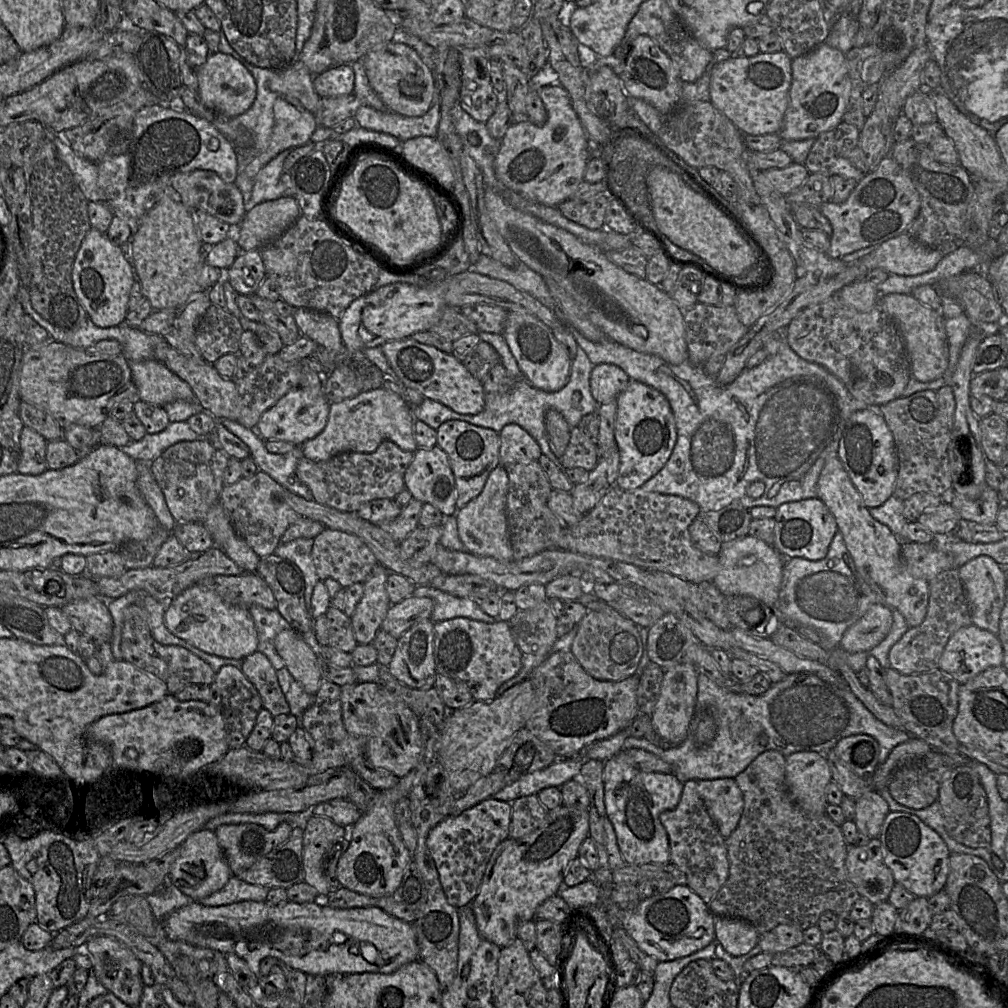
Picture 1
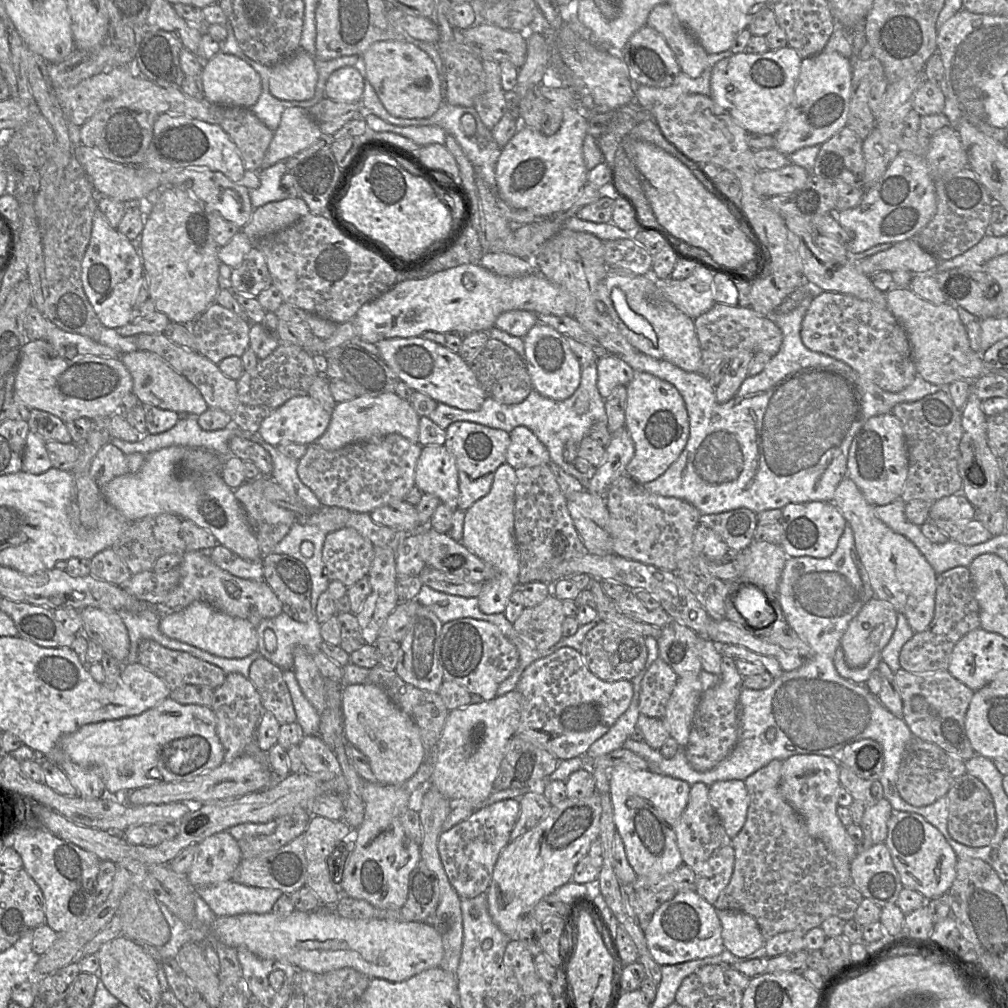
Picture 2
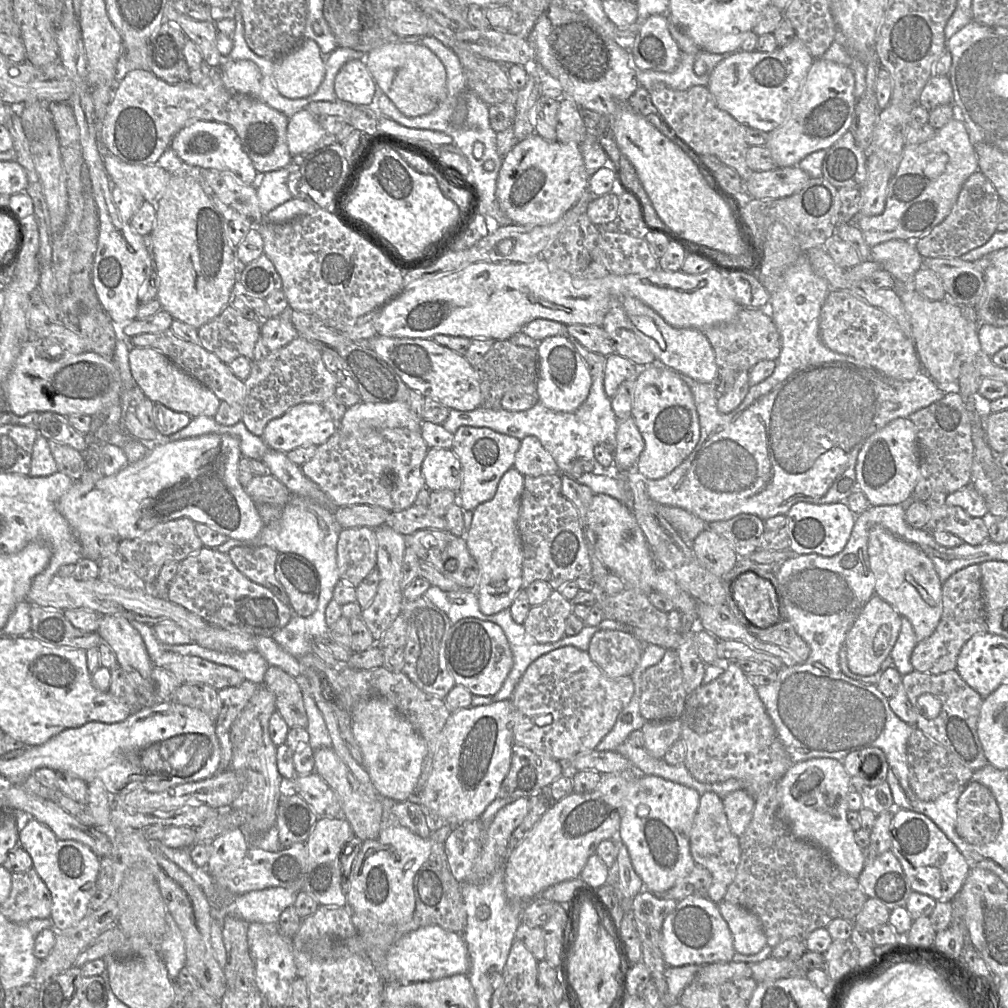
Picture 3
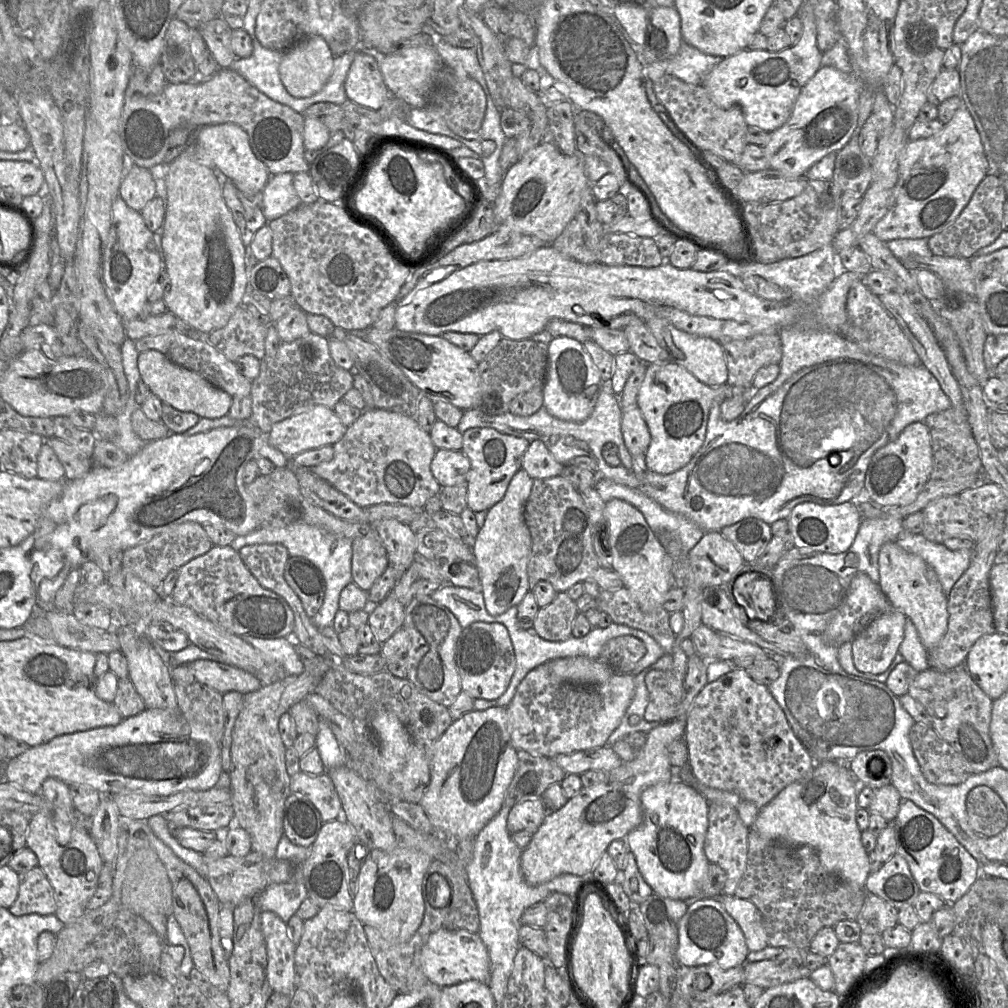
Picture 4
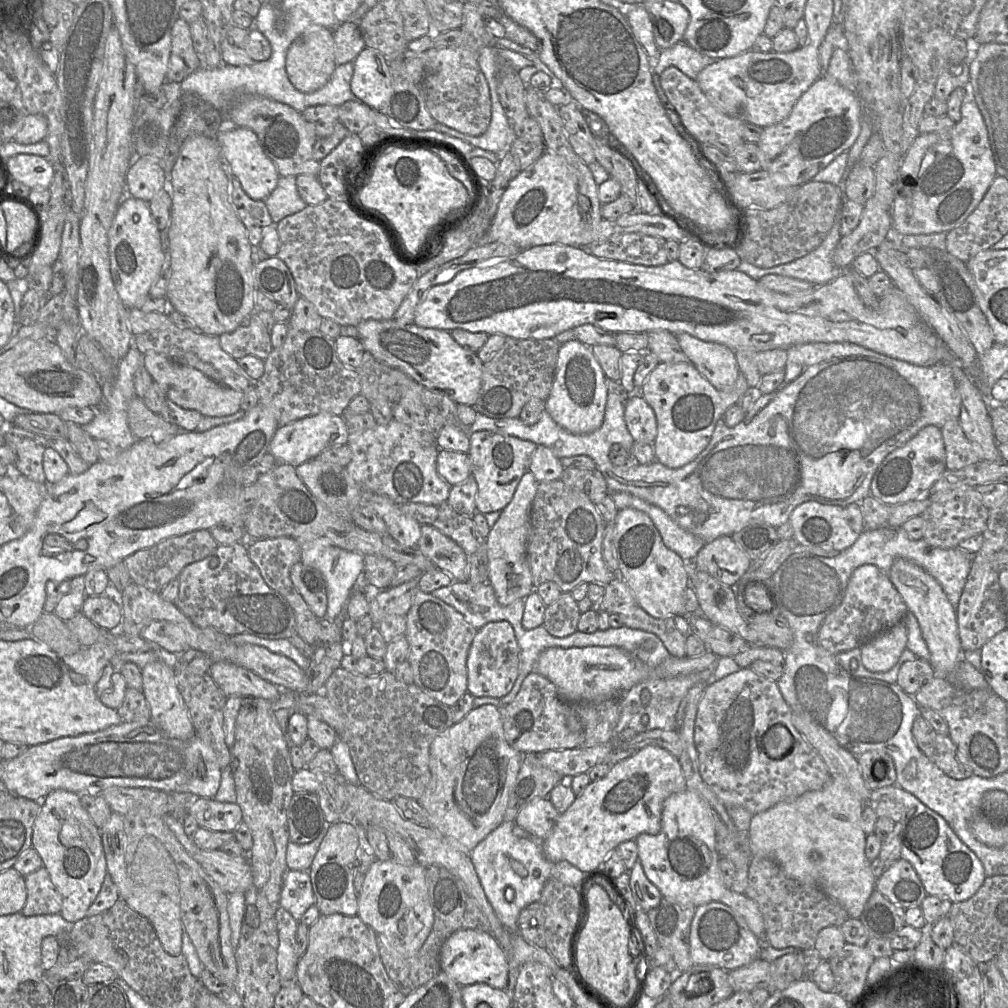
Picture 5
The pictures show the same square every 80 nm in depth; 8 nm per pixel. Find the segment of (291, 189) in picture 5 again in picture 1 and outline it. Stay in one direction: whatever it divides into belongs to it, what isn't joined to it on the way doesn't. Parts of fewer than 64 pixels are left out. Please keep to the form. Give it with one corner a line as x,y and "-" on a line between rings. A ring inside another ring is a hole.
290,150
278,154
268,162
255,176
254,187
246,202
246,210
265,201
276,200
282,197
279,177
283,172
283,162

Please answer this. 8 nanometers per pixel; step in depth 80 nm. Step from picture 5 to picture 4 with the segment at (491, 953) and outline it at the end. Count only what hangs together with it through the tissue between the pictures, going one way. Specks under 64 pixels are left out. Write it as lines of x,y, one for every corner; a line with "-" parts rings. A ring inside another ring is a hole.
439,929
430,934
420,949
420,963
427,982
440,987
468,980
487,983
490,977
490,959
486,945
478,933
464,929

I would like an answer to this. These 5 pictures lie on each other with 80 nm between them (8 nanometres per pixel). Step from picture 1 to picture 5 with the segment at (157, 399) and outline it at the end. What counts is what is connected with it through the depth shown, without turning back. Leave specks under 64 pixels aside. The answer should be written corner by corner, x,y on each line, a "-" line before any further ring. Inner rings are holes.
147,352
142,357
142,364
165,392
167,399
182,408
193,409
203,416
228,416
240,410
244,391
233,390
207,377
201,371
172,361
157,352

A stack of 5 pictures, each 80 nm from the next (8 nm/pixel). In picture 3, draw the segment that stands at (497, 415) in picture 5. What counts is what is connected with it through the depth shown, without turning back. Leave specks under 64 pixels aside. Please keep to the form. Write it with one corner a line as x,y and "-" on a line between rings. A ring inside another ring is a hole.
495,340
489,351
473,366
479,379
480,407
500,409
504,393
516,385
536,383
539,376
539,358
536,348
518,346
506,340

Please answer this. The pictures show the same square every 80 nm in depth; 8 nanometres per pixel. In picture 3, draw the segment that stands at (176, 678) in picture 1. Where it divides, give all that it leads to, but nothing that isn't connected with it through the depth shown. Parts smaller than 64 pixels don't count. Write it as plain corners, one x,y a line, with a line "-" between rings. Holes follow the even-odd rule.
164,651
153,664
173,673
180,684
203,683
217,691
238,686
245,680
240,672
230,667
172,651

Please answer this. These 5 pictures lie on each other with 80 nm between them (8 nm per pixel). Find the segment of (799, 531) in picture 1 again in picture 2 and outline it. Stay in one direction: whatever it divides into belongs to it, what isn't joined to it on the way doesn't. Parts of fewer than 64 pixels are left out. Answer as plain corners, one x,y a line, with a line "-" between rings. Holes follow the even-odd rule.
811,501
789,503
782,509
783,534
780,546
787,557
811,556
829,557
836,549
838,541
848,525
839,509
831,502

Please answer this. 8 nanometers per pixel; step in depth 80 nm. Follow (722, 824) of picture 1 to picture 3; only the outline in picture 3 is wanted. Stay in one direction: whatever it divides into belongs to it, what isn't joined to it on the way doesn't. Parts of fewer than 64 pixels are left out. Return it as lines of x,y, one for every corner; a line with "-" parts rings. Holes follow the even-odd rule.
740,789
724,796
722,802
731,832
740,837
752,819
754,798
746,790

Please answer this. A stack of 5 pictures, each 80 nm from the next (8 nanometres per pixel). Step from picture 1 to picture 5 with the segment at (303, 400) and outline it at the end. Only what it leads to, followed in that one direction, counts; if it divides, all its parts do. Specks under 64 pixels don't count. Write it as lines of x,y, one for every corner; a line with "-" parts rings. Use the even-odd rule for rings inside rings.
322,412
278,427
270,442
269,451
279,463
297,467
318,457
328,447
346,444
348,436
349,432
342,416

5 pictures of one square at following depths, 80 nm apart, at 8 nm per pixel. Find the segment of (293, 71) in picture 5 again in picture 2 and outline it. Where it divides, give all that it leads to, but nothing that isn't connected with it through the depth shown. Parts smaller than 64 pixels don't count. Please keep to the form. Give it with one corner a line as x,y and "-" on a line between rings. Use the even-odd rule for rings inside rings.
298,50
292,57
273,67
269,89
273,96
286,101
310,100
318,82
317,60

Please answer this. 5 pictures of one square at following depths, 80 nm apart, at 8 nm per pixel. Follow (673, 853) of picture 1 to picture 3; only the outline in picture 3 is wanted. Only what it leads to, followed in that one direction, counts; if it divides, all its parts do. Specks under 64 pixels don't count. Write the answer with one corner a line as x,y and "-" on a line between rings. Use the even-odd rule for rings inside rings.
713,792
701,794
699,807
689,833
689,842
695,864
706,868
712,875
712,884
706,897
715,904
719,904
736,876
741,850
739,837
731,832
722,798
717,794

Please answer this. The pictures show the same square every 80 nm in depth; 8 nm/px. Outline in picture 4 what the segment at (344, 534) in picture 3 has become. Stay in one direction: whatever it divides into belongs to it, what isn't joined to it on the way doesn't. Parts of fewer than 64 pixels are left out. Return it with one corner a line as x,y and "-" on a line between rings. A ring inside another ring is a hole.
375,529
364,537
352,540
351,573
354,584
367,592
387,568
387,552

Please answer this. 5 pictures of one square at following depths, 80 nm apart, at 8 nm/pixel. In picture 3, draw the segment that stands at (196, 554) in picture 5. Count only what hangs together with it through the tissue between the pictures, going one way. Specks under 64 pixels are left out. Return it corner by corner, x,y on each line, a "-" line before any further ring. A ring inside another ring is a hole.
187,517
157,524
141,536
120,540
118,544
118,553
122,559
147,584
153,584
157,580
165,563
170,561
180,563
203,548
203,543
195,531
195,522

